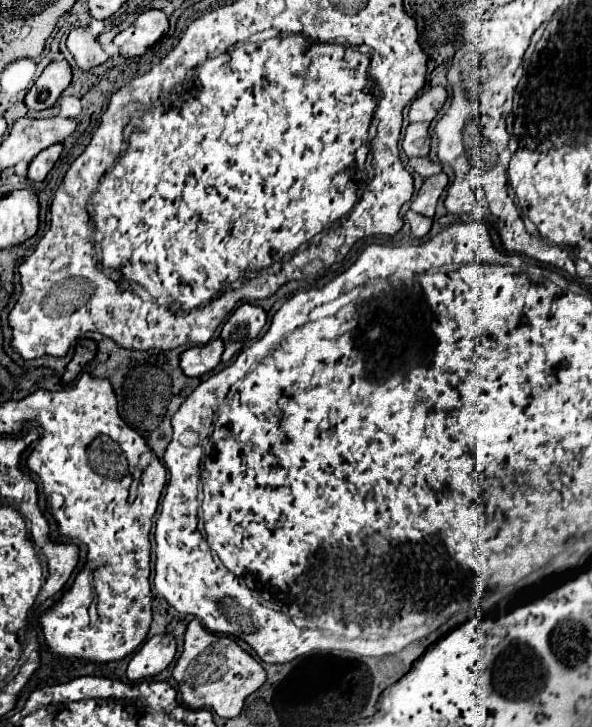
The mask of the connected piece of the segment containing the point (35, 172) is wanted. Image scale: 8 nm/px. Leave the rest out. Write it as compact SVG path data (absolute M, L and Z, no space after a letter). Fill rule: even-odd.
M55 144L55 146L51 146L51 148L39 152L39 154L33 158L33 162L29 164L29 180L33 180L33 182L43 182L45 176L49 174L49 170L53 168L53 164L59 160L61 152L63 152L63 146L61 146L61 144Z

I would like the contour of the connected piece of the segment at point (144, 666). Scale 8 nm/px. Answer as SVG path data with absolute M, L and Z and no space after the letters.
M159 634L149 638L131 658L127 668L127 678L131 682L139 682L163 672L175 658L175 638L169 634Z

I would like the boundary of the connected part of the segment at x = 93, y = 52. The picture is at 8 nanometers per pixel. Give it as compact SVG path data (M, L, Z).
M77 28L67 38L67 48L73 54L75 64L87 72L107 60L107 54L103 52L97 38L89 34L89 28Z

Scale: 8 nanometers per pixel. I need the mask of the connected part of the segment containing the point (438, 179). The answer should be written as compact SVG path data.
M443 172L427 178L425 184L421 186L419 194L411 200L411 210L417 212L417 214L423 214L423 216L433 216L435 206L439 202L439 196L447 188L447 184L449 184L449 178Z

